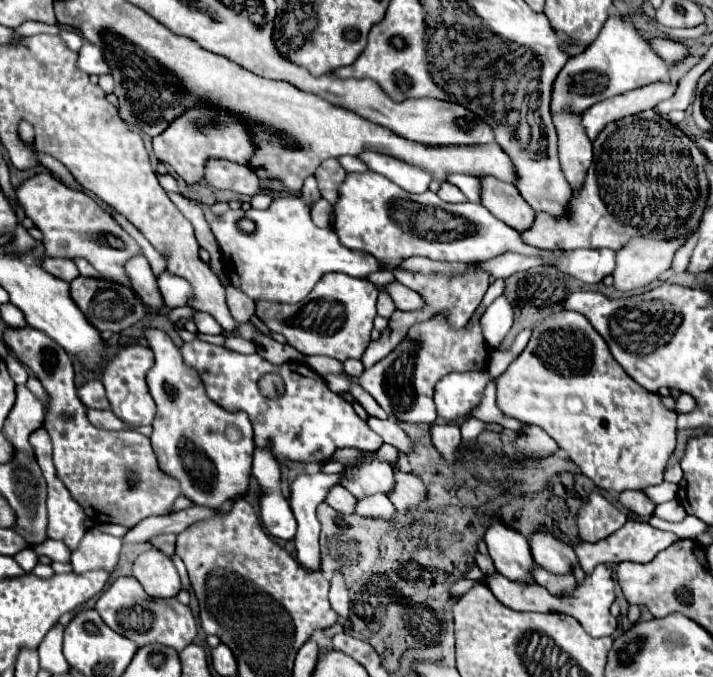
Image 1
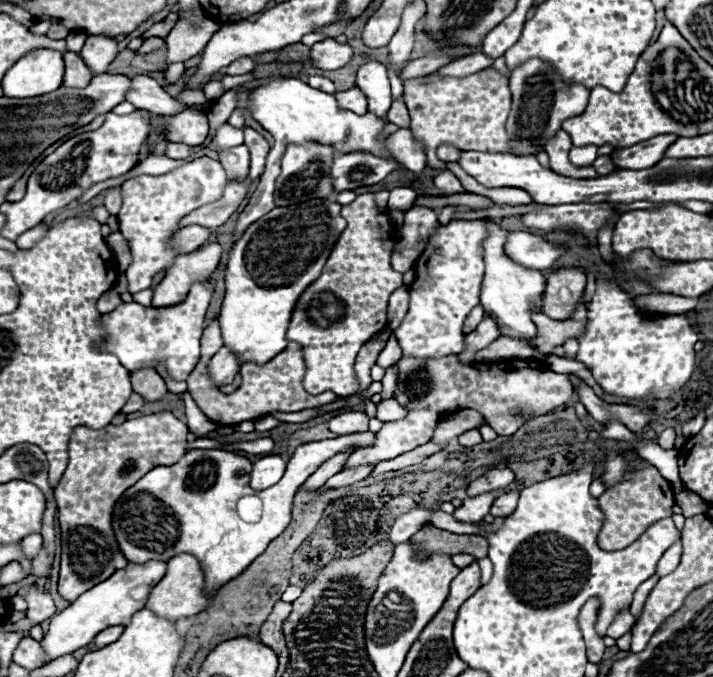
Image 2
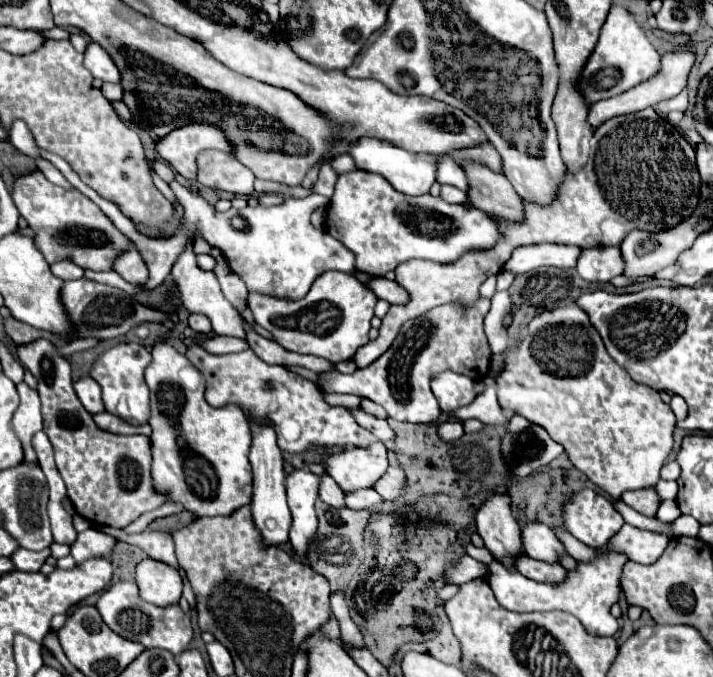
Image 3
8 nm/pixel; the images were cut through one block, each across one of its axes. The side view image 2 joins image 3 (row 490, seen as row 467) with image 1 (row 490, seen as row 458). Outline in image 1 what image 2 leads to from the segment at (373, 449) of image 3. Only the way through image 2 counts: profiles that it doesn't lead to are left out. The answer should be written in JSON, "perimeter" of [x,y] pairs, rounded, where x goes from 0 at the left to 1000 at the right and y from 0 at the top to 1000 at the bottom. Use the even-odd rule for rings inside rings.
{"perimeter":[[[505,679],[499,685],[485,688],[480,700],[482,700],[480,718],[499,736],[519,733],[527,727],[541,730],[553,718],[550,688],[541,679],[516,679],[516,682]]]}

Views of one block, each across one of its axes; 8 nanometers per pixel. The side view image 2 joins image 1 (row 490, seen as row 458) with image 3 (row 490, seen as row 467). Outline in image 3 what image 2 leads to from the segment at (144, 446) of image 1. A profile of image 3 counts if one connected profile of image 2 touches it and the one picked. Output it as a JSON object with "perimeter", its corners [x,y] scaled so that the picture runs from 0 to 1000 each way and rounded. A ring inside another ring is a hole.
{"perimeter":[[[50,499],[42,508],[25,508],[22,526],[53,561],[62,638],[76,659],[79,688],[93,715],[95,736],[112,762],[137,777],[174,780],[202,756],[213,756],[236,742],[233,730],[219,727],[213,712],[210,647],[196,641],[168,644],[137,632],[126,609],[115,606],[115,597],[104,582],[95,532],[70,502]]]}

